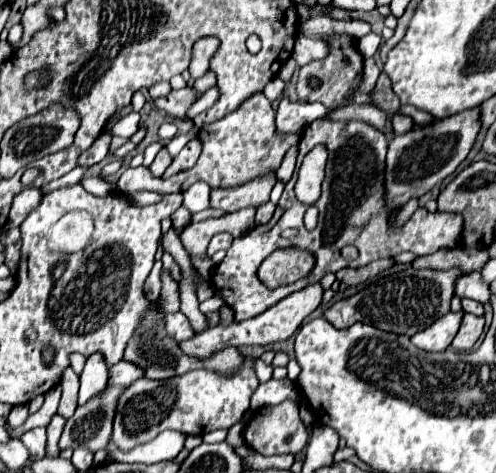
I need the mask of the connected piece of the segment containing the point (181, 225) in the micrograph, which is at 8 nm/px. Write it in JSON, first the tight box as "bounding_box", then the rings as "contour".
{"bounding_box":[172,208,192,232],"contour":[[[178,208],[178,210],[172,214],[172,226],[174,226],[178,232],[184,230],[190,222],[192,222],[192,212],[186,210],[186,208]]]}

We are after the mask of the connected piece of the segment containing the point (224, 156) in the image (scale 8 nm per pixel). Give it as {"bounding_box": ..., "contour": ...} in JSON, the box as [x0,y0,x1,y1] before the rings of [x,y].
{"bounding_box":[116,92,300,194],"contour":[[[256,92],[246,102],[242,102],[234,112],[226,114],[222,120],[206,124],[198,130],[198,138],[202,142],[202,154],[192,168],[182,170],[182,172],[170,176],[168,180],[152,178],[152,174],[144,166],[128,168],[120,176],[116,186],[124,194],[134,194],[134,192],[138,192],[138,188],[140,190],[152,190],[158,194],[184,192],[196,180],[204,180],[210,188],[218,188],[218,186],[220,188],[222,186],[232,188],[232,186],[244,184],[248,180],[254,180],[254,178],[258,178],[270,170],[278,170],[280,160],[284,158],[286,150],[300,142],[300,134],[280,134],[276,130],[274,116],[276,116],[276,112],[270,106],[268,98],[262,92]]]}

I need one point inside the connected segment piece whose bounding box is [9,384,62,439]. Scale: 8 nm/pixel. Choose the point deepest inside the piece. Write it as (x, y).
(41, 418)

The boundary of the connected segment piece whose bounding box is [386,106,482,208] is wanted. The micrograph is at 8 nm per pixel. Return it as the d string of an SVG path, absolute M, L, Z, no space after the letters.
M480 106L458 112L454 116L436 120L426 128L414 128L410 134L396 136L388 146L386 158L386 194L388 204L398 208L404 206L410 198L420 198L434 184L440 184L446 176L450 176L458 164L468 156L470 148L480 130Z

